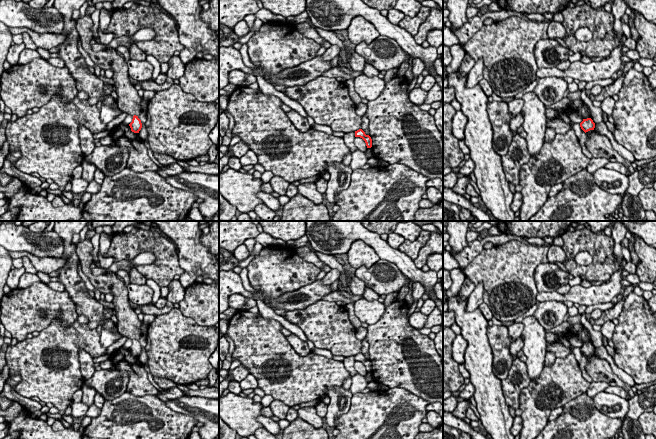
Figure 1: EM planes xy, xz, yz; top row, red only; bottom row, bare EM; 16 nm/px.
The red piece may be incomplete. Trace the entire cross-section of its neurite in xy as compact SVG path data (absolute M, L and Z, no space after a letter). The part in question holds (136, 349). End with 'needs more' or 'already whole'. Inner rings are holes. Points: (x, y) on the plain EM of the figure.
M134 339L132 346L129 348L131 355L134 357L139 357L139 355L142 352L141 344L138 342L138 340Z; already whole

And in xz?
M359 353L359 354L355 355L355 361L362 362L365 365L367 372L372 371L371 361L369 359L366 359L365 356L362 353Z; already whole

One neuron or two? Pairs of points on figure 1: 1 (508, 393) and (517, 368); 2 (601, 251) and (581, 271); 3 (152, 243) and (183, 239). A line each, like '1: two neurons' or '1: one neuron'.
1: one neuron
2: one neuron
3: two neurons

